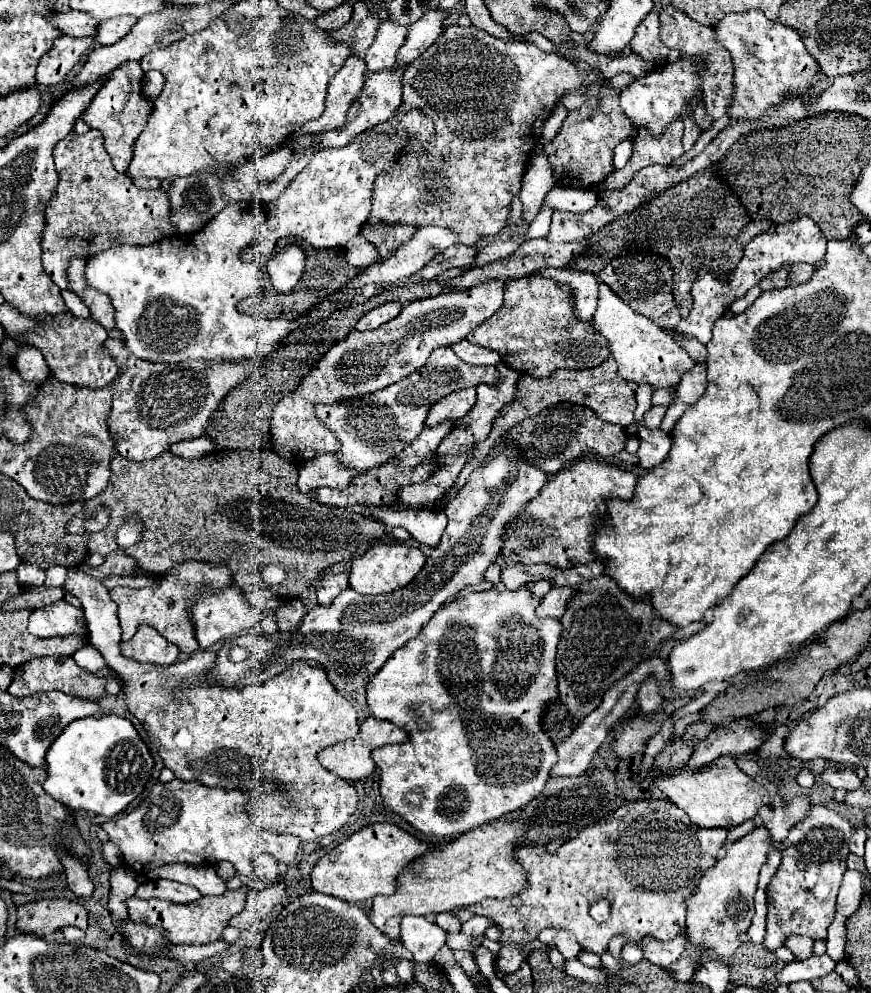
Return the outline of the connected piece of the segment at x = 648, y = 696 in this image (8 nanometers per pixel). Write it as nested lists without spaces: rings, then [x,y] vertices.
[[[652,675],[646,677],[646,681],[642,681],[636,697],[638,697],[640,709],[642,709],[644,713],[648,713],[648,715],[660,707],[662,695],[660,695],[660,687],[658,687],[658,683],[656,683],[656,679],[654,679]]]

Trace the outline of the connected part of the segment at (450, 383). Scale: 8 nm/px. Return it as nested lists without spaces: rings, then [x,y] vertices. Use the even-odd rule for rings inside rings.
[[[438,347],[424,367],[416,369],[402,381],[368,393],[364,397],[336,401],[332,405],[320,403],[314,409],[316,417],[324,423],[324,427],[338,437],[340,449],[334,453],[338,461],[350,471],[364,473],[394,459],[410,441],[420,435],[434,401],[440,401],[442,397],[466,387],[478,387],[480,383],[496,385],[498,379],[500,377],[496,367],[466,365],[460,357],[454,355],[450,347]],[[366,405],[370,405],[370,409],[366,409]]]

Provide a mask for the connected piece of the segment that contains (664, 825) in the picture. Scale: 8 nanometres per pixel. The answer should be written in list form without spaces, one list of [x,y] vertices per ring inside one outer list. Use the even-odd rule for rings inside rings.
[[[642,799],[618,807],[602,817],[596,825],[582,829],[576,839],[566,841],[556,853],[548,853],[546,847],[518,849],[518,861],[528,871],[526,889],[518,897],[506,901],[486,899],[470,907],[474,915],[488,917],[500,929],[500,951],[494,963],[496,975],[518,971],[522,967],[522,947],[534,941],[546,927],[570,927],[580,947],[598,955],[608,949],[608,941],[614,935],[624,935],[628,941],[640,941],[646,935],[652,935],[660,941],[674,939],[684,929],[686,899],[694,895],[698,879],[704,875],[704,871],[718,861],[718,851],[724,845],[726,833],[728,831],[724,827],[696,827],[682,809],[670,805],[666,799]],[[598,899],[612,901],[612,915],[602,925],[598,925],[588,913],[590,905]]]

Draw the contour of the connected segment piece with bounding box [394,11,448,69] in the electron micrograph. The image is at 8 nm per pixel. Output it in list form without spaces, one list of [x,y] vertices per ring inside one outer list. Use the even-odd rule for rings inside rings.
[[[426,13],[426,17],[418,19],[414,25],[408,27],[408,35],[406,35],[406,41],[404,45],[400,47],[398,55],[396,55],[396,65],[394,69],[400,69],[400,67],[406,67],[410,65],[414,59],[418,59],[432,41],[438,39],[438,35],[444,31],[442,27],[442,21],[448,13]]]

